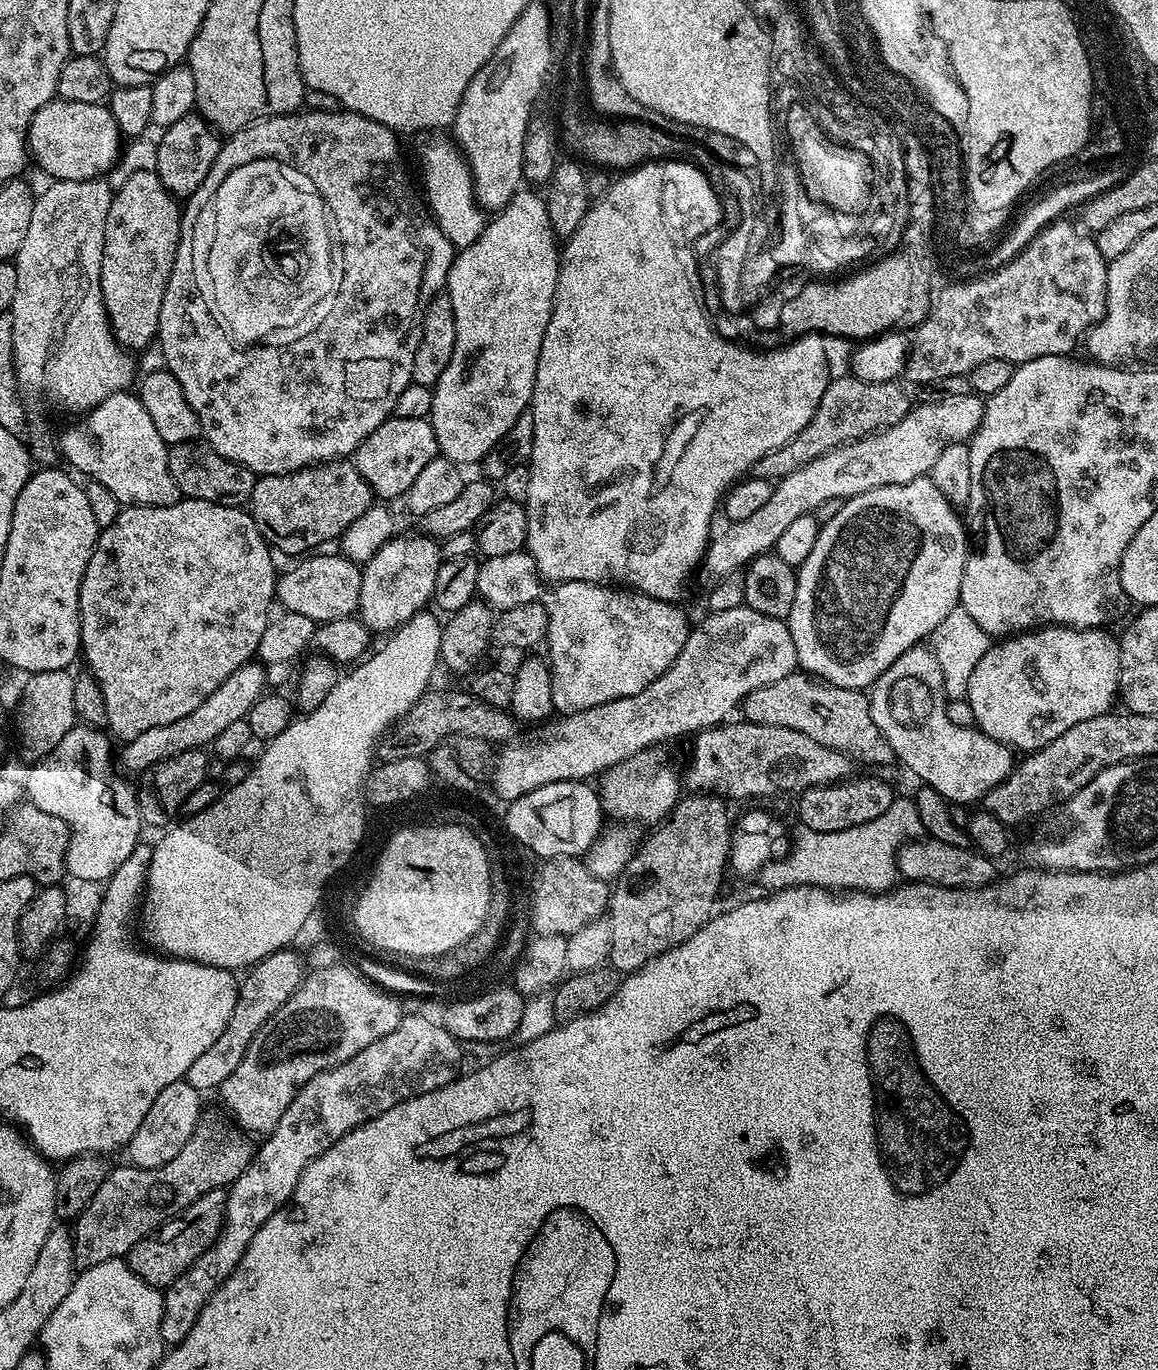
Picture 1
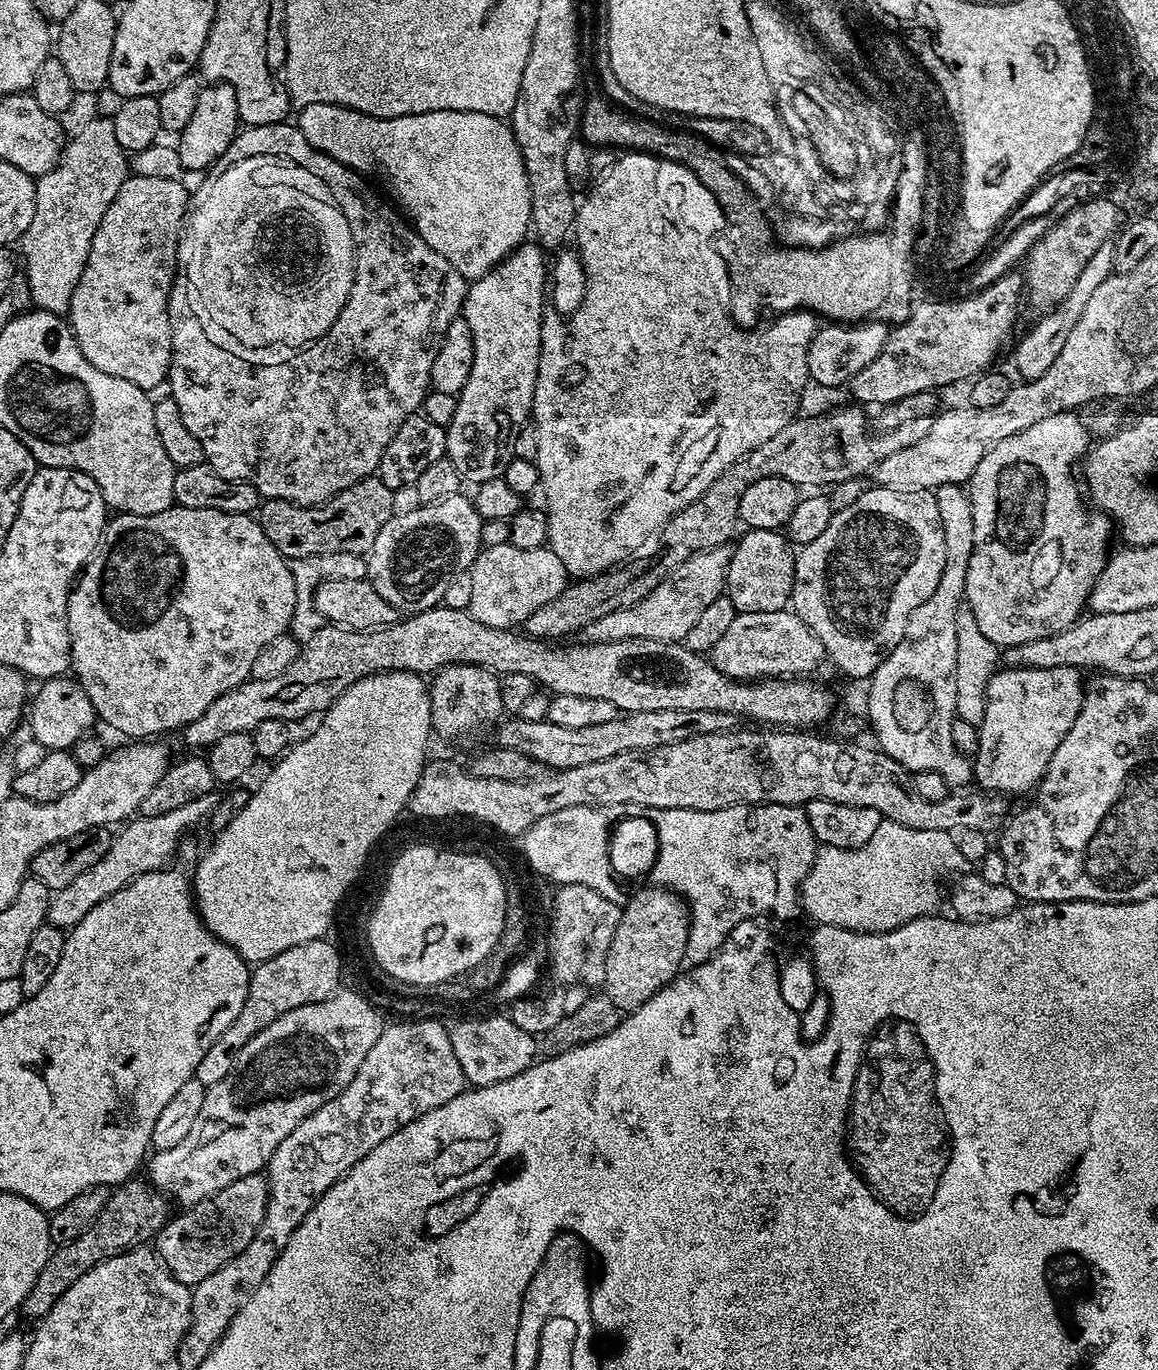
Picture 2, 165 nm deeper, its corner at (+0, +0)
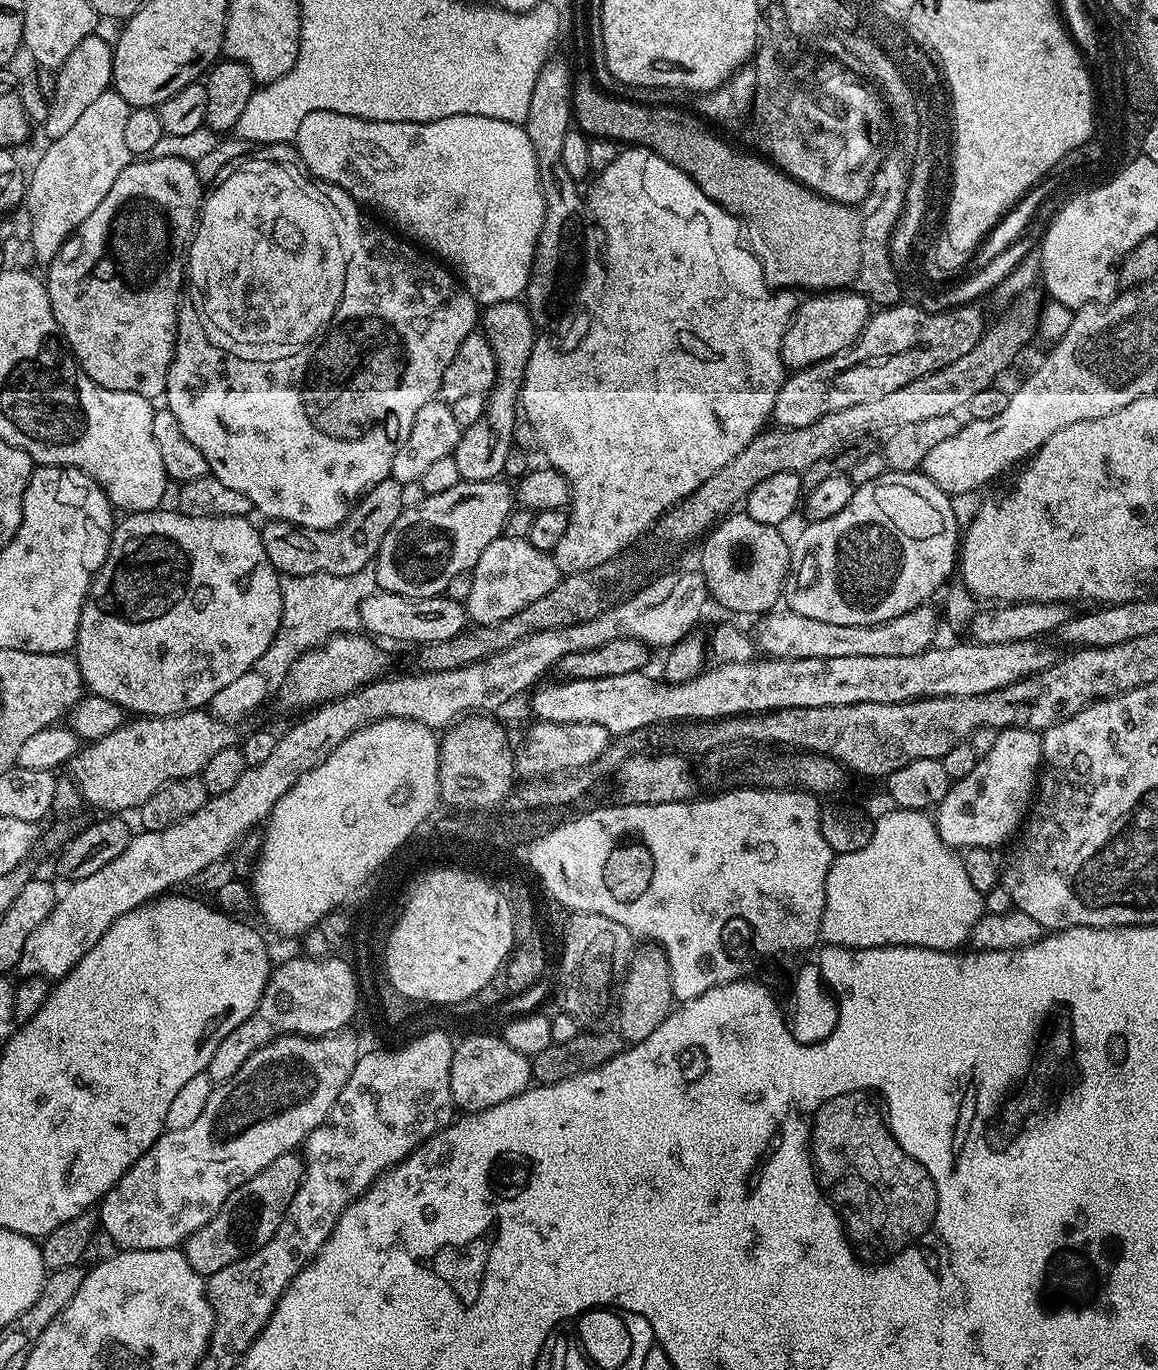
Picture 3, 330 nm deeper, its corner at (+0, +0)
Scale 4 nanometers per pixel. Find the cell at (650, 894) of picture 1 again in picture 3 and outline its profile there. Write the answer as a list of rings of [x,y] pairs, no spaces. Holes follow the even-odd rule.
[[[641,943],[633,951],[631,960],[628,961],[628,970],[624,974],[618,993],[620,1037],[629,1045],[650,1038],[650,1034],[654,1034],[654,1030],[658,1030],[658,1026],[662,1026],[662,1022],[666,1022],[666,1018],[673,1010],[672,975],[666,954],[658,944]]]

